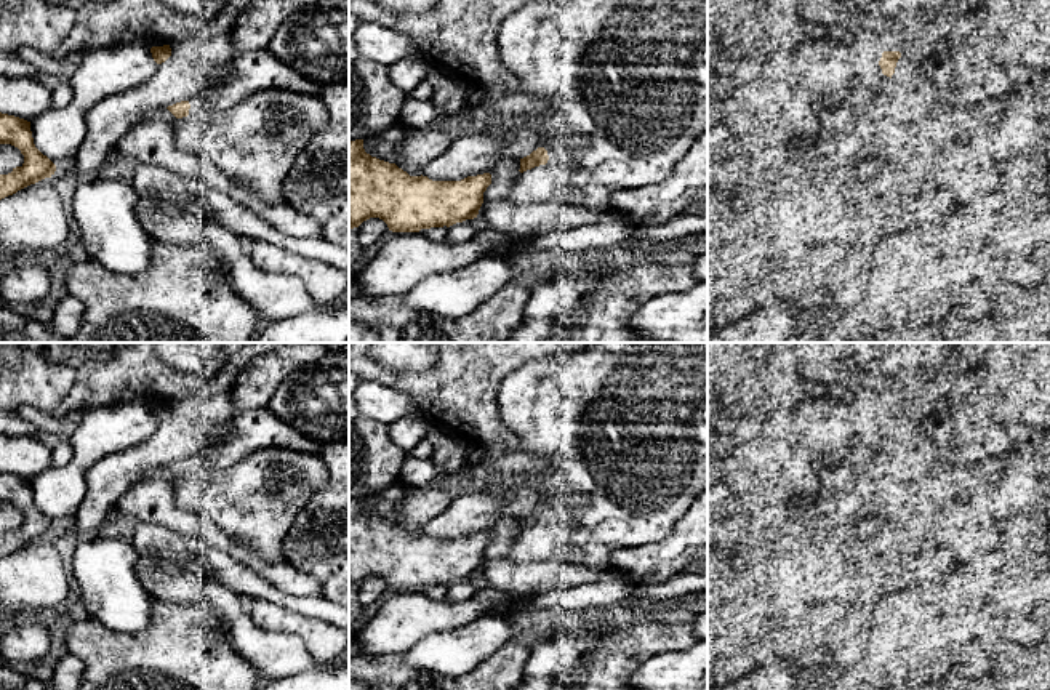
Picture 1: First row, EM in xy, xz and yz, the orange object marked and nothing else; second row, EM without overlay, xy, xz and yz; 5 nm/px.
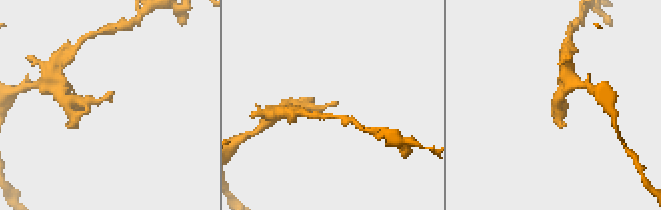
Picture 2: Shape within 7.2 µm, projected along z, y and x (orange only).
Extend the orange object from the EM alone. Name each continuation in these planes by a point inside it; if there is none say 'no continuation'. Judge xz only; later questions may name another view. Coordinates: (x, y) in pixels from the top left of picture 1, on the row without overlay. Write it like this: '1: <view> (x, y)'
1: xz (557, 514)

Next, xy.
1: xy (202, 461)

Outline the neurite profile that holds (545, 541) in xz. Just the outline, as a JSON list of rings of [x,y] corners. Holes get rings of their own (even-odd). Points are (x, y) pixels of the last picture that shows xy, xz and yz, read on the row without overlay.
[[[539,524],[520,532],[504,559],[515,564],[555,560],[565,557],[563,541],[565,532],[560,525]]]

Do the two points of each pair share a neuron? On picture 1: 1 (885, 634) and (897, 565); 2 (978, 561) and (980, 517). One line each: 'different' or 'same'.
1: same
2: same

